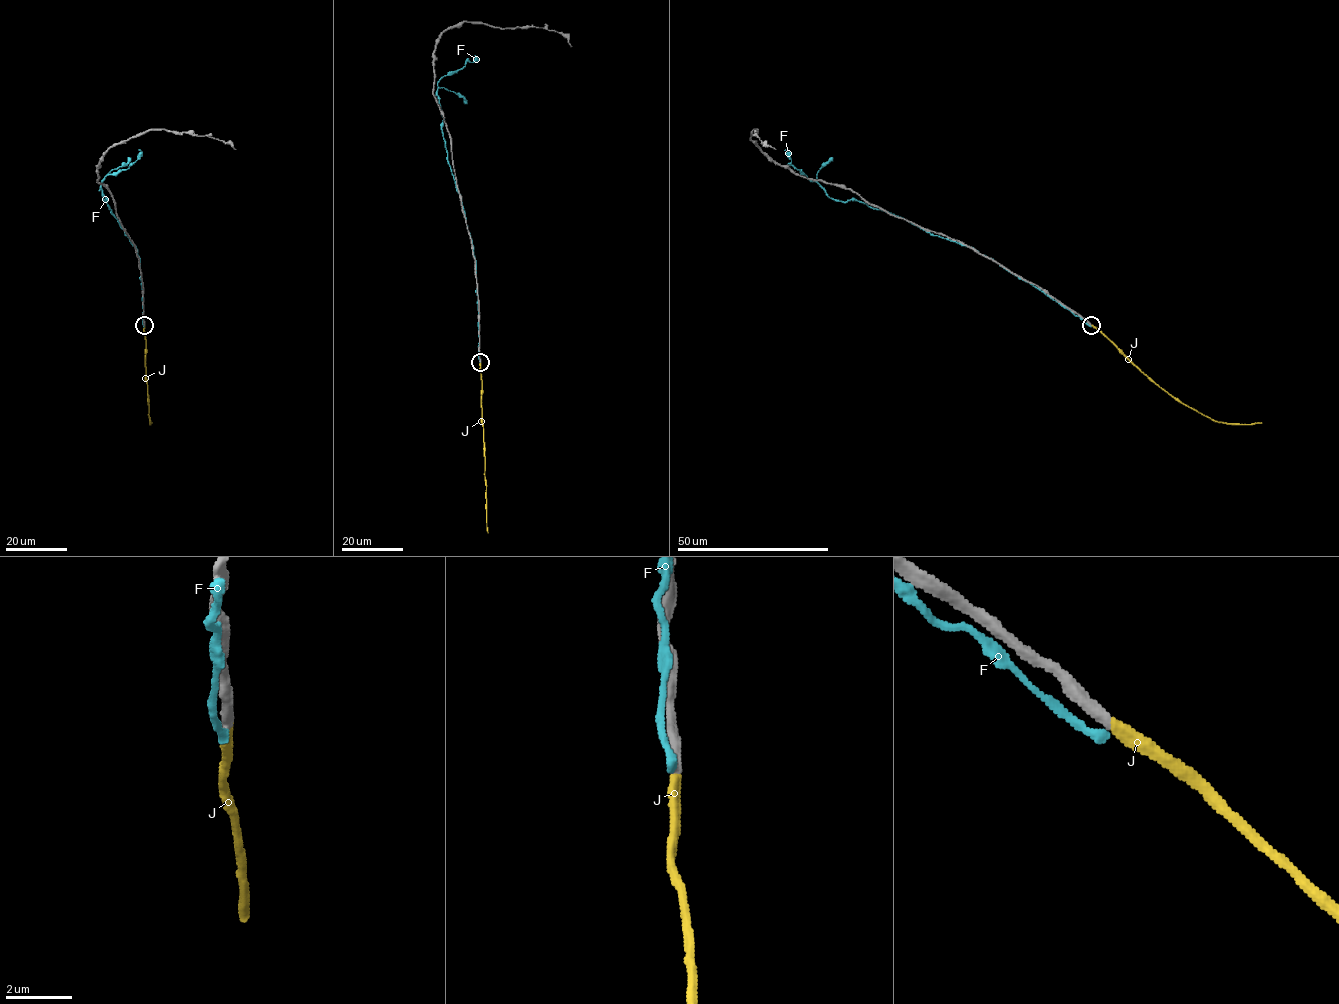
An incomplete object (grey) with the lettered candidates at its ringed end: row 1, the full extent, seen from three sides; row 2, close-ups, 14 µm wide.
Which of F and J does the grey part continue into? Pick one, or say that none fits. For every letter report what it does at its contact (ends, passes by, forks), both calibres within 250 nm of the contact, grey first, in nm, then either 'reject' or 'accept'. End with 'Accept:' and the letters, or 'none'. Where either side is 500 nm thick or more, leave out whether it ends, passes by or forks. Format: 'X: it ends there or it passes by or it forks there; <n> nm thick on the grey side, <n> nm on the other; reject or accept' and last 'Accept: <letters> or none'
F: it ends there; 360 nm thick on the grey side, 280 nm on the other; reject
J: it ends there; 360 nm thick on the grey side, 380 nm on the other; accept
Accept: J

